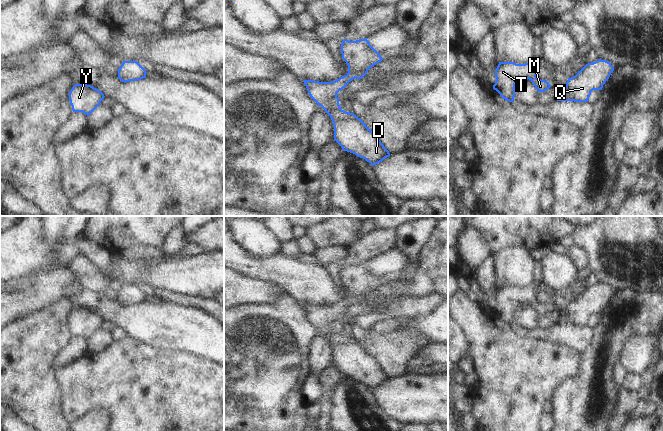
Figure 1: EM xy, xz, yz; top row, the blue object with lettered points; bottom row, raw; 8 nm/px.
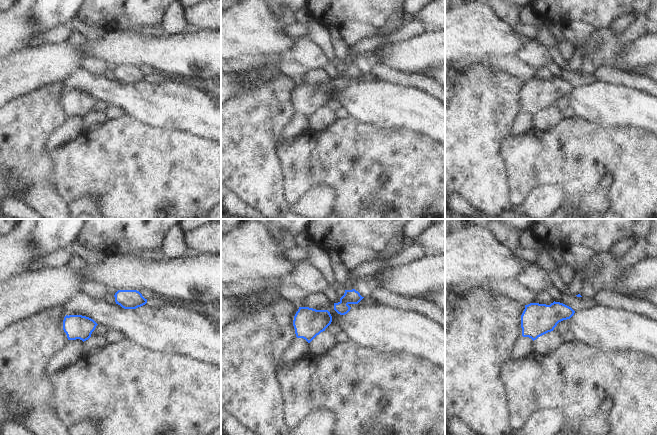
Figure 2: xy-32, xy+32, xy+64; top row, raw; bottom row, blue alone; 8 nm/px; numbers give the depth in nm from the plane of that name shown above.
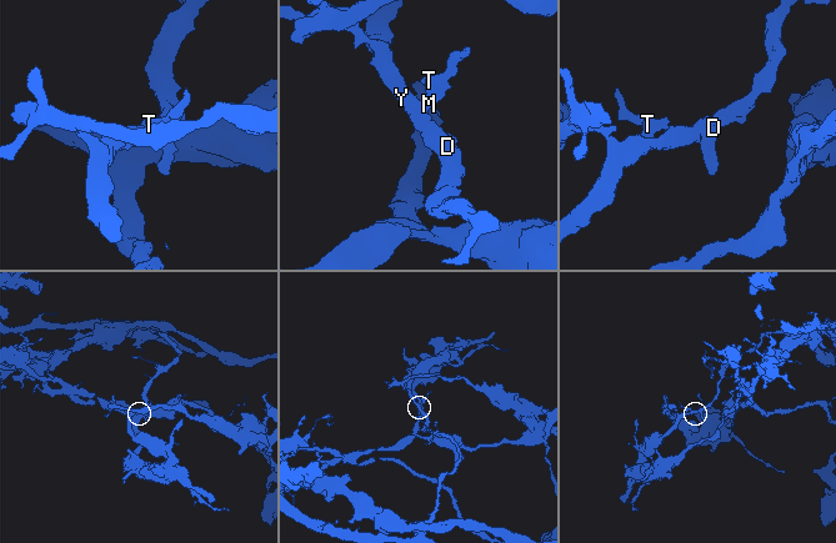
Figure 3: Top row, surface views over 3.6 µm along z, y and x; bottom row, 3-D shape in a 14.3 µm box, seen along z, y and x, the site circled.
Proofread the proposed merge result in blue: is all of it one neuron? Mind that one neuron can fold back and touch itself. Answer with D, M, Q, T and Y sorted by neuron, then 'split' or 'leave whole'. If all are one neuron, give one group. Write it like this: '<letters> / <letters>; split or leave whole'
D M Q T Y; leave whole

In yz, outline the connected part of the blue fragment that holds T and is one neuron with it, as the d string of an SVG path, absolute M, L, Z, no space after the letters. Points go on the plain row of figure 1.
M532 285L525 288L499 286L495 294L496 305L493 309L493 313L496 314L503 323L513 326L516 306L521 303L529 303L538 316L544 316L548 314L551 309L549 306L537 302L537 294Z

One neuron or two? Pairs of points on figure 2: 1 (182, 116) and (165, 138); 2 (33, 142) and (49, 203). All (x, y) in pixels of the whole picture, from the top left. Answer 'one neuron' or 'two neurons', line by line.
1: two neurons
2: one neuron

